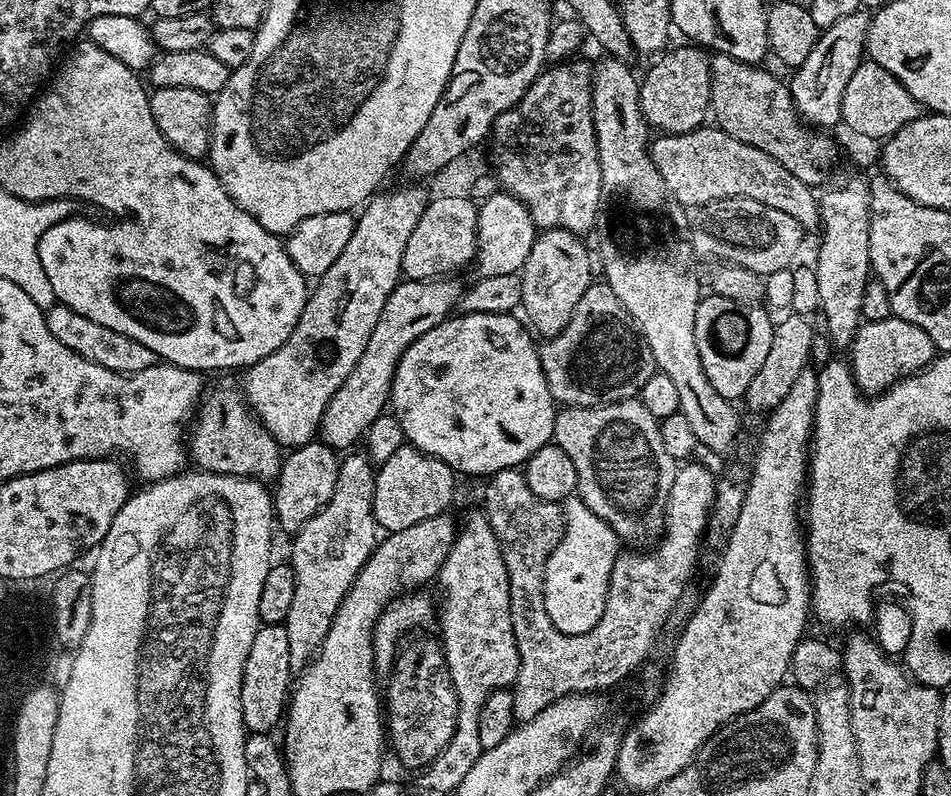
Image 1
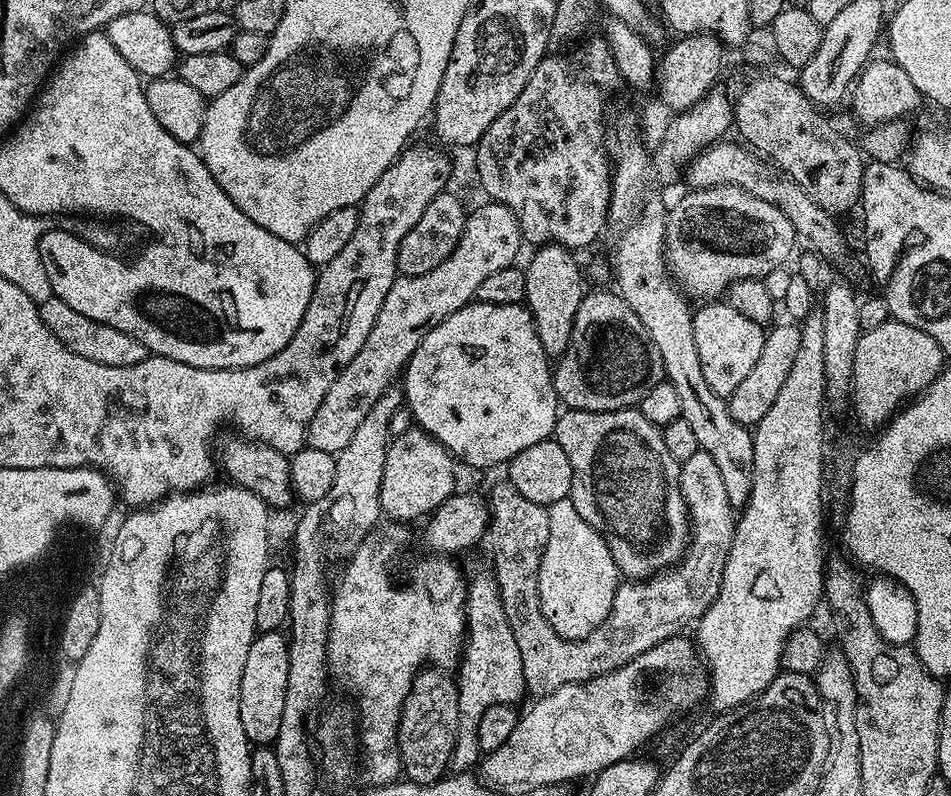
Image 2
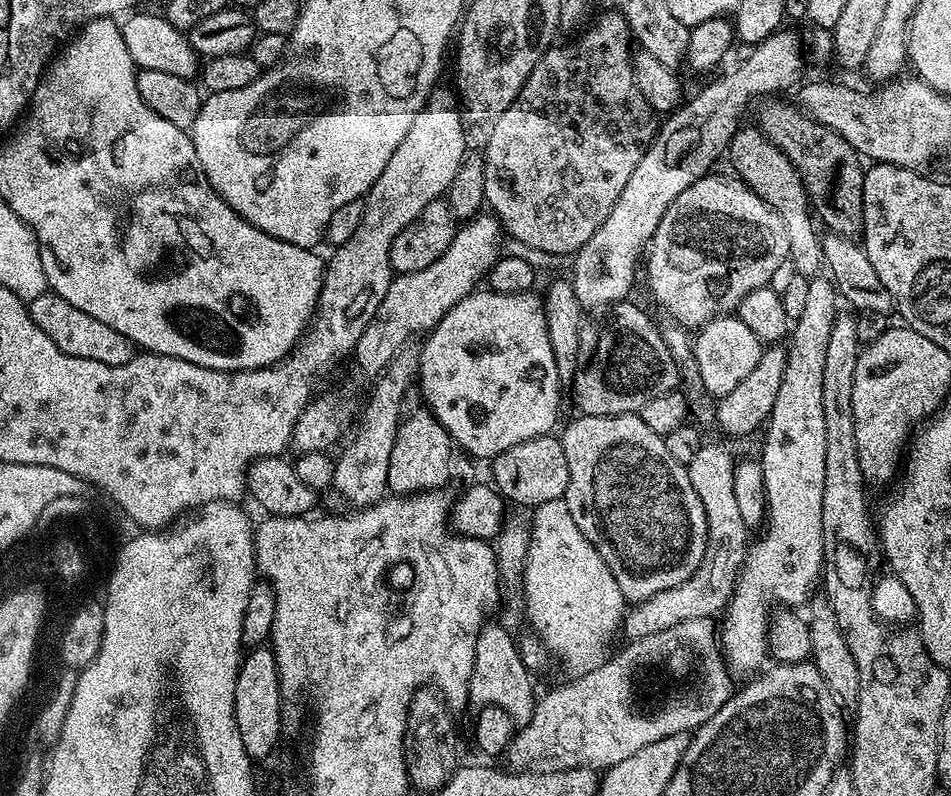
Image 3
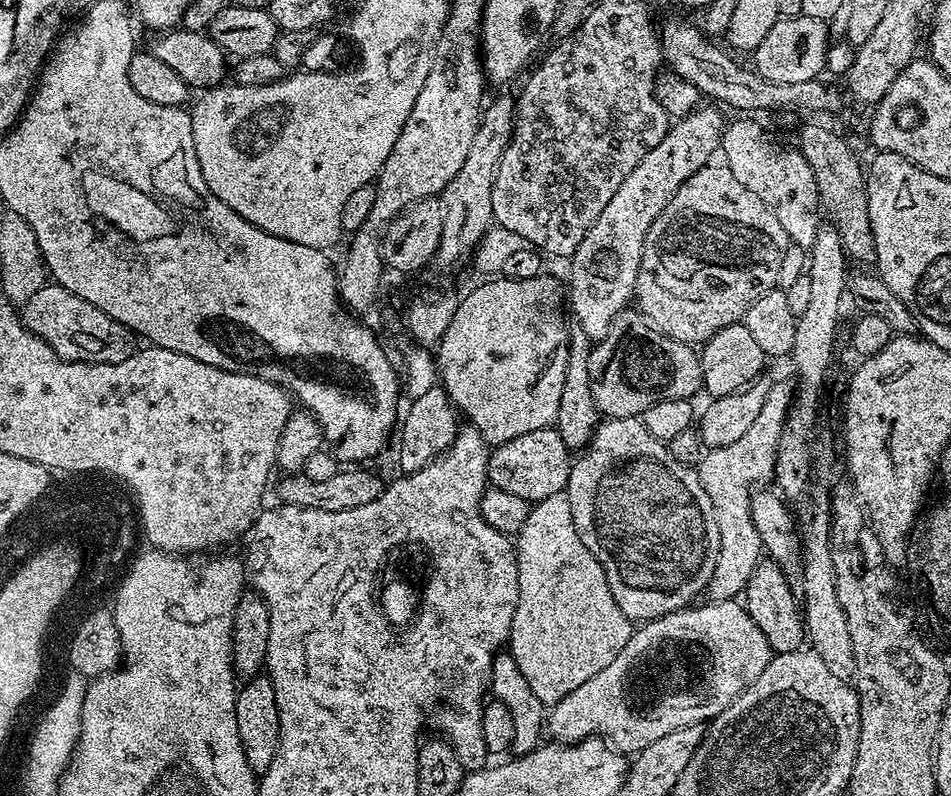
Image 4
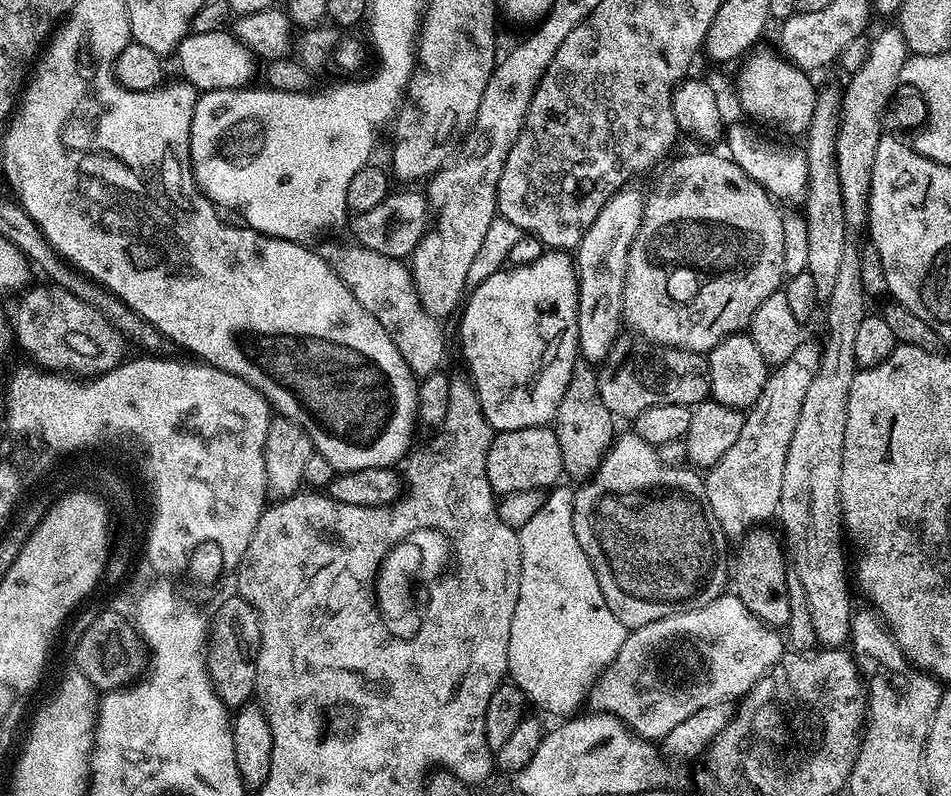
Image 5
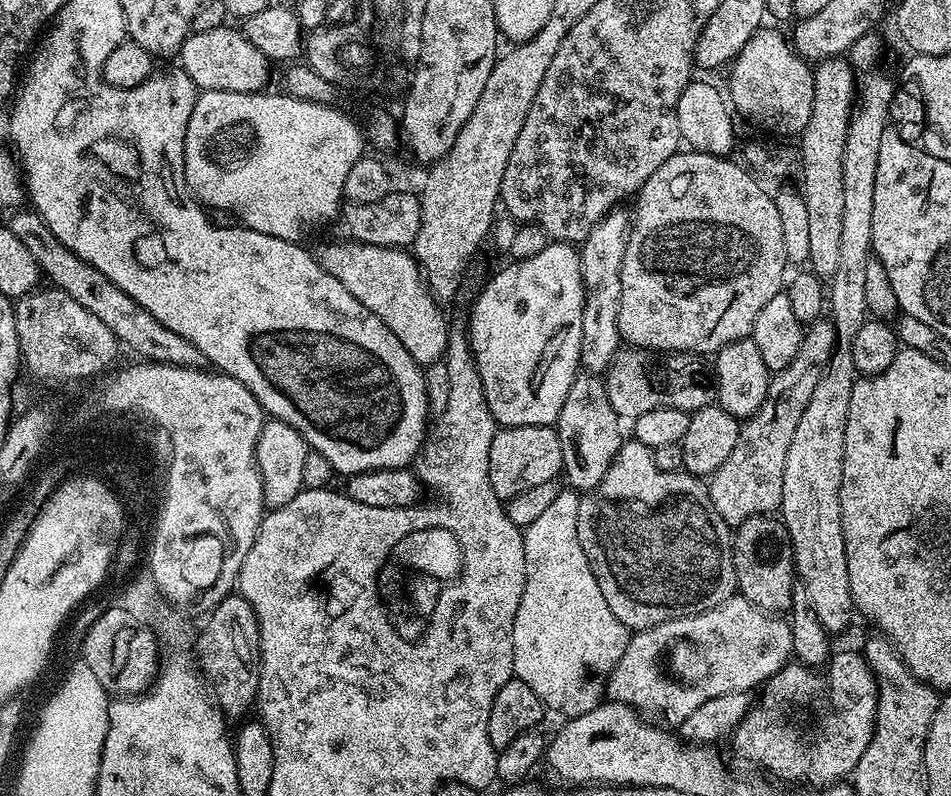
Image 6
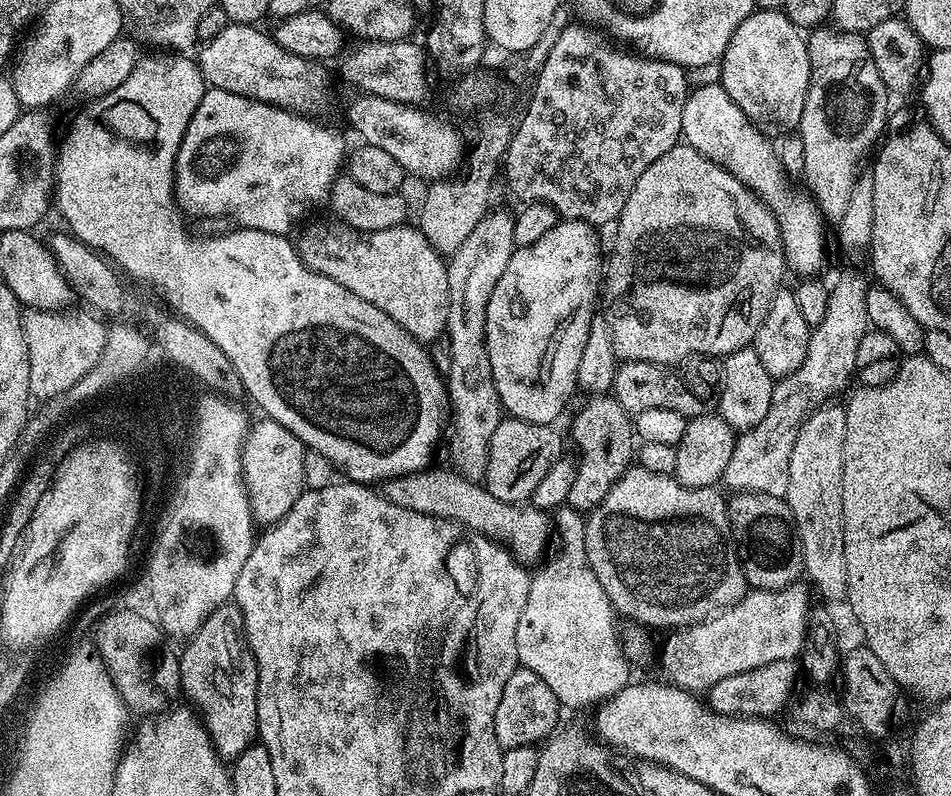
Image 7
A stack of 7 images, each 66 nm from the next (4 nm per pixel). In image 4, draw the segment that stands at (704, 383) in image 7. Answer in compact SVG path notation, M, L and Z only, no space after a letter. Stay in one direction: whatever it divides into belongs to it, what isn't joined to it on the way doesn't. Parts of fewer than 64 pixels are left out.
M629 306L617 314L606 338L592 344L592 352L588 356L590 370L590 390L594 394L596 408L601 417L617 420L618 418L640 418L654 402L663 400L692 400L701 395L704 387L704 375L700 365L697 349L691 344L683 344L648 323L644 313Z

